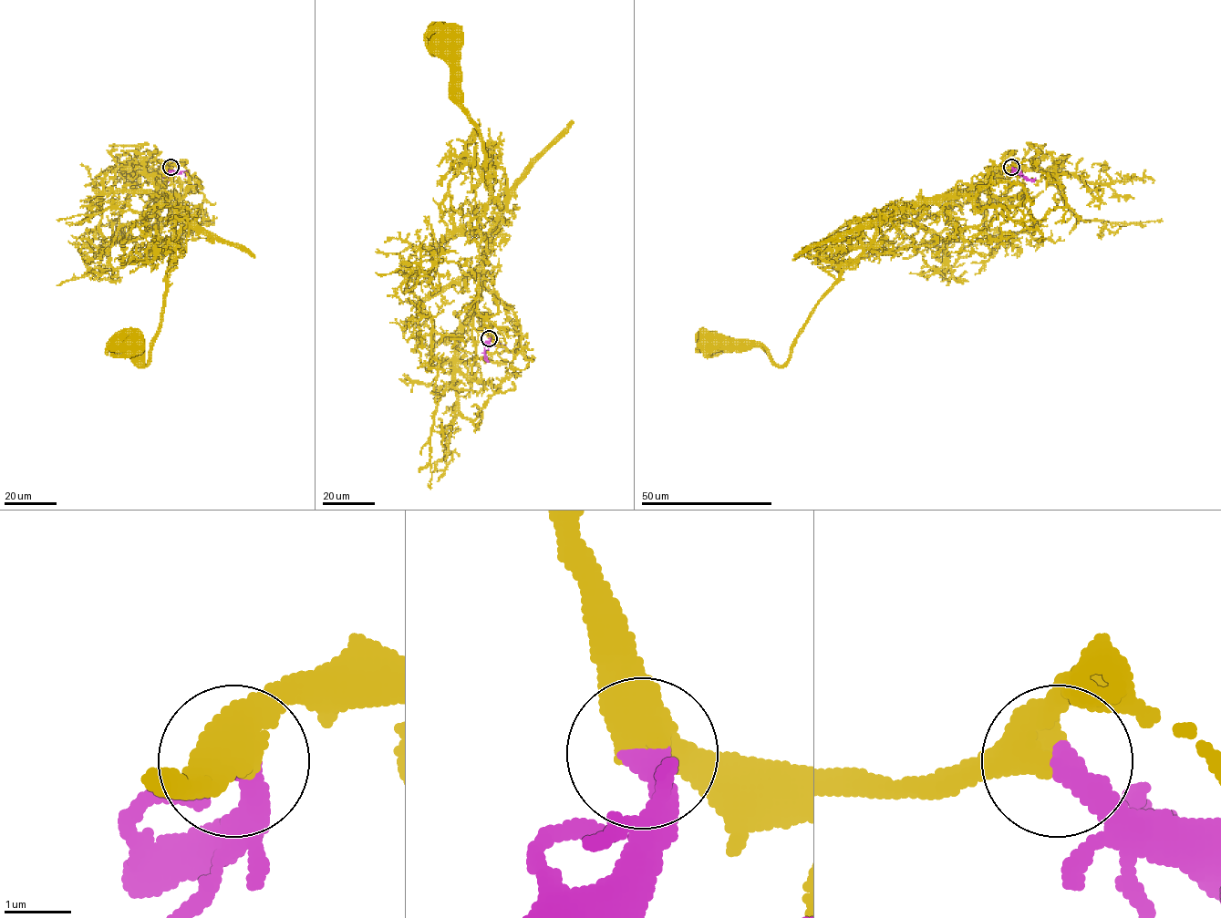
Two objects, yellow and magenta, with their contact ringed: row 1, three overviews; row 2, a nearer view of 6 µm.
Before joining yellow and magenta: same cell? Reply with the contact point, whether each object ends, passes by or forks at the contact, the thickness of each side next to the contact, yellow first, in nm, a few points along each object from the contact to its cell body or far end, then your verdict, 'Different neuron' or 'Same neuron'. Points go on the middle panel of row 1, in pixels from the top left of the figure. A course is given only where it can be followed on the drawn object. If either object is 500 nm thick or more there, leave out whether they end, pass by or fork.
Place: (489, 338). Thickness 550 nm (yellow) against 440 nm. Course of yellow: (489, 338), (477, 301), (499, 207), (480, 132), (451, 92), (444, 40), (449, 39). Course of magenta: (489, 338), (484, 348), (489, 362). Same neuron

